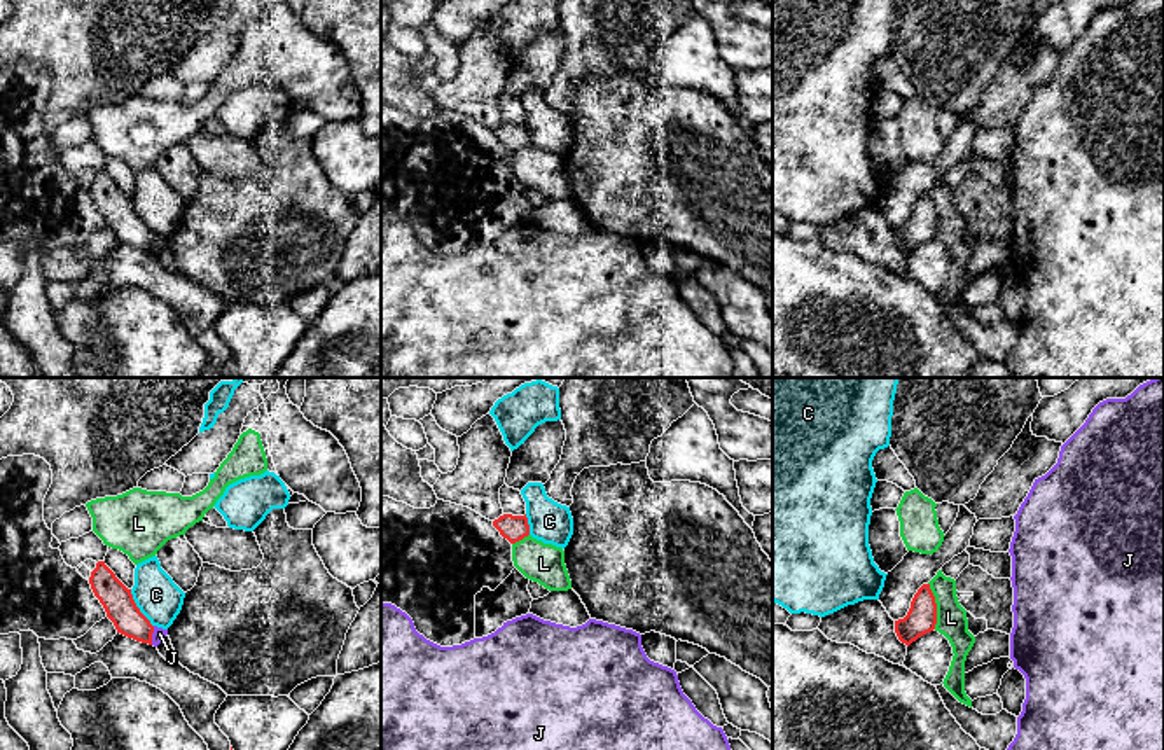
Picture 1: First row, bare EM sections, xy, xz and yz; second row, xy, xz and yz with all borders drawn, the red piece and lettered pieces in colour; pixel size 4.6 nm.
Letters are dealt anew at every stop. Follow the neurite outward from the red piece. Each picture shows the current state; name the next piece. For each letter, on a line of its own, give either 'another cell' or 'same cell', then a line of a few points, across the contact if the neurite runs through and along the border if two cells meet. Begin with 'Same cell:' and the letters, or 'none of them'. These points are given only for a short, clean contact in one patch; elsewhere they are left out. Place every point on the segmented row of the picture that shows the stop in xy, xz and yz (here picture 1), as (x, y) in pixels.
Same cell: none of them
C: another cell
J: another cell | xy (154, 626), (151, 644)
L: another cell | yz (928, 583), (935, 604), (935, 628)

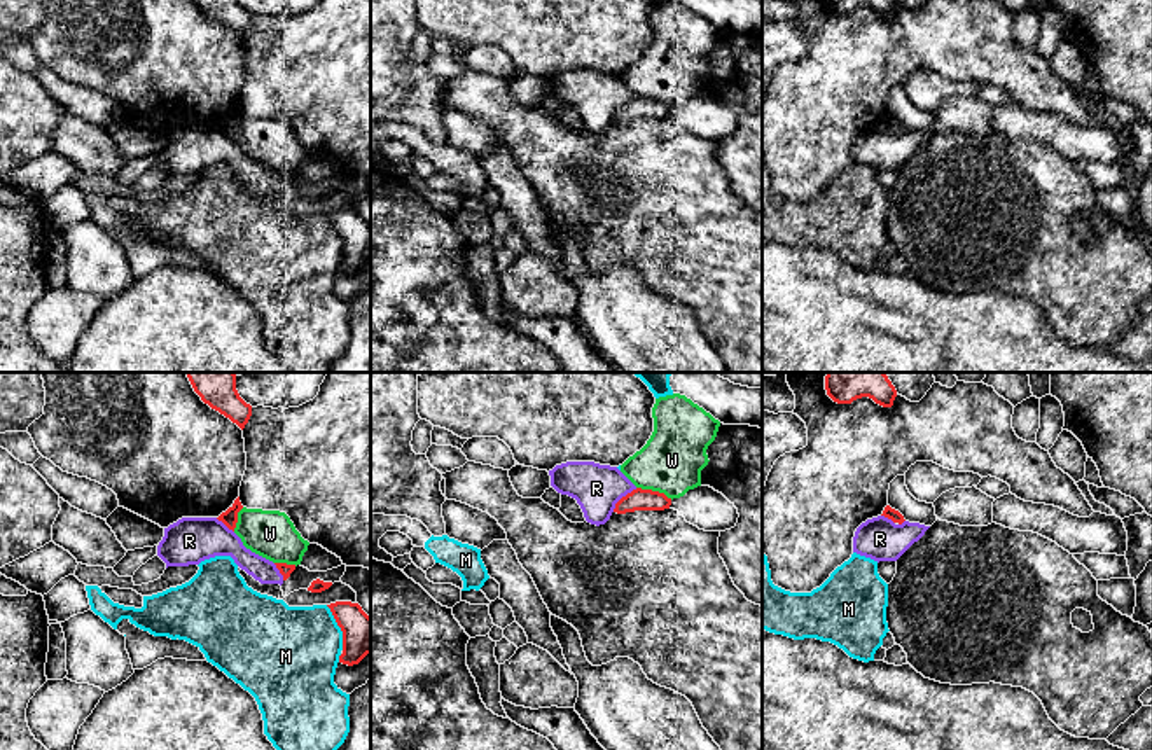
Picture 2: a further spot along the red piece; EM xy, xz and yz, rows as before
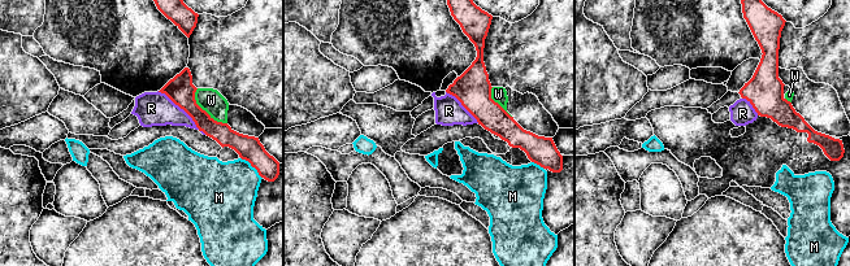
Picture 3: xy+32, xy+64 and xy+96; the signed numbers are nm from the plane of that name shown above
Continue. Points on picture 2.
Same cell: none of them
M: another cell
R: another cell
W: another cell | xz (637, 486), (663, 492), (672, 499)

